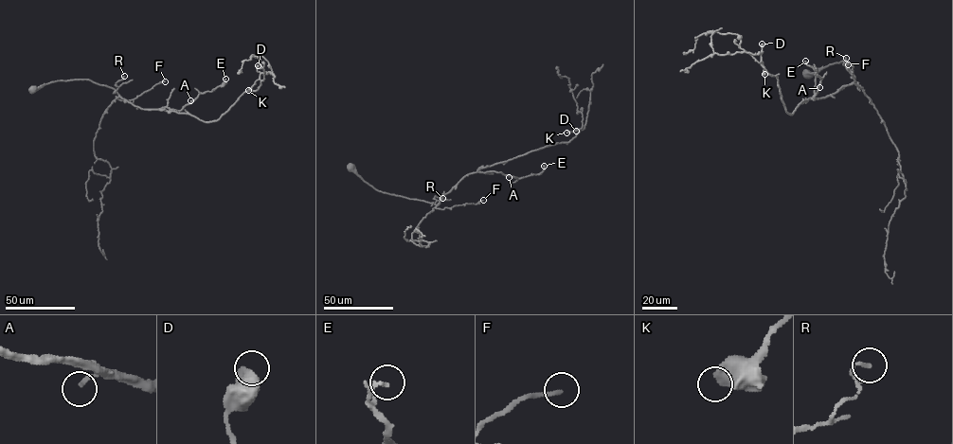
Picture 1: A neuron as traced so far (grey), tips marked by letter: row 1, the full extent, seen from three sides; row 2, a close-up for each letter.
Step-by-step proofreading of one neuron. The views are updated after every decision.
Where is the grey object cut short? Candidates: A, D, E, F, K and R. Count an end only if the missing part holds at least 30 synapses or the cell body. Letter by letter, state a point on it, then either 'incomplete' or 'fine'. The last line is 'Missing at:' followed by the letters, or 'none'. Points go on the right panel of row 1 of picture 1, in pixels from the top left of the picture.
A: at (819, 87); fine
D: at (762, 44); fine
E: at (805, 61); fine
F: at (848, 64); fine
K: at (764, 74); fine
R: at (846, 58); fine
Missing at: none

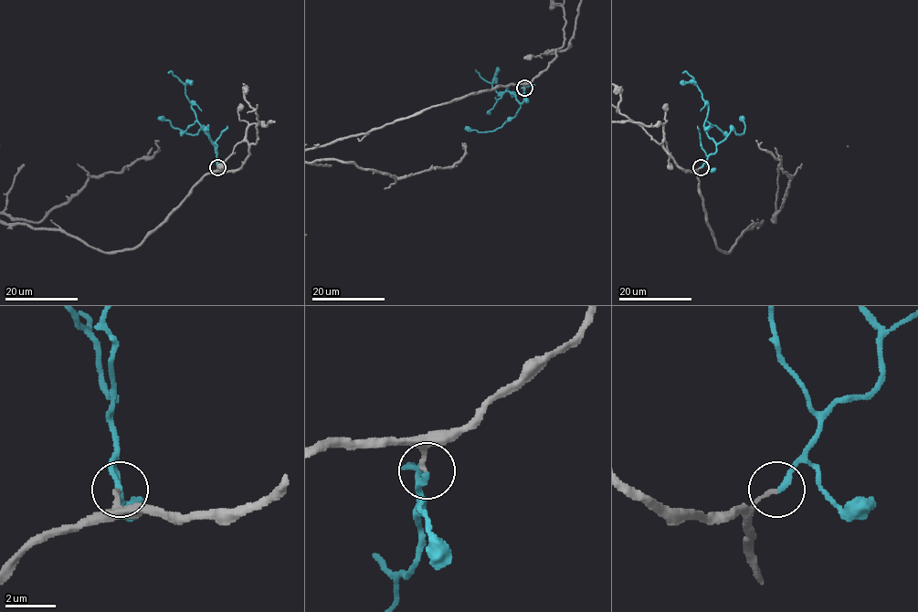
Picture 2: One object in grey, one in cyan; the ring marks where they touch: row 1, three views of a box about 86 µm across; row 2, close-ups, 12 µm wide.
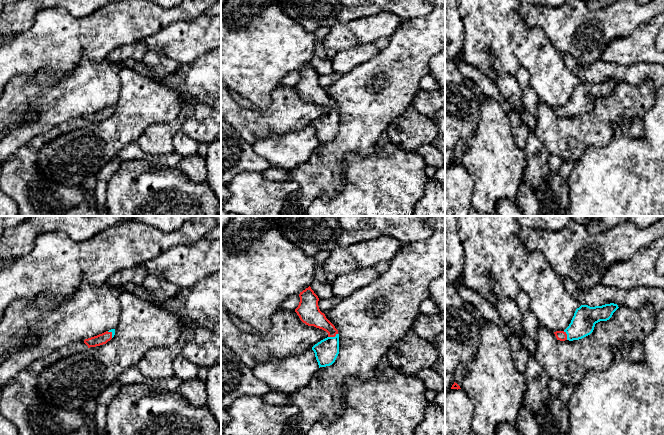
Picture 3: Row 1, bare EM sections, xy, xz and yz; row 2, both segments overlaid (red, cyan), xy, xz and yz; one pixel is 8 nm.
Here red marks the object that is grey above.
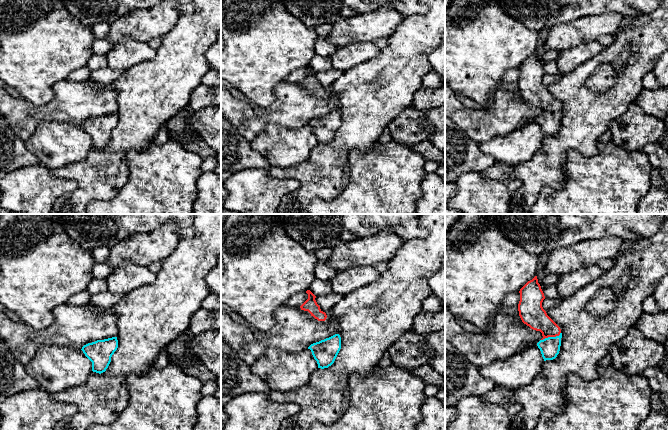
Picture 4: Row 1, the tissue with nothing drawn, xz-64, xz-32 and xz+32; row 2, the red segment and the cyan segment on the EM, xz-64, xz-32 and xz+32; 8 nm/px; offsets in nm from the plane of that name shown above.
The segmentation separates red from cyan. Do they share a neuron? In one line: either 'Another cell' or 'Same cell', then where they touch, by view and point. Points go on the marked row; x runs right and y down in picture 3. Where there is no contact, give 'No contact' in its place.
Same cell. Touches red at xz (332, 336)

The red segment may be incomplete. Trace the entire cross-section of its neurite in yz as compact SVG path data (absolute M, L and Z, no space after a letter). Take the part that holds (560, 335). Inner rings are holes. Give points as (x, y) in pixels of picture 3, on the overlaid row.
M614 303L595 307L581 305L576 309L569 326L554 334L560 341L582 339L593 332L596 323L609 320L618 308Z

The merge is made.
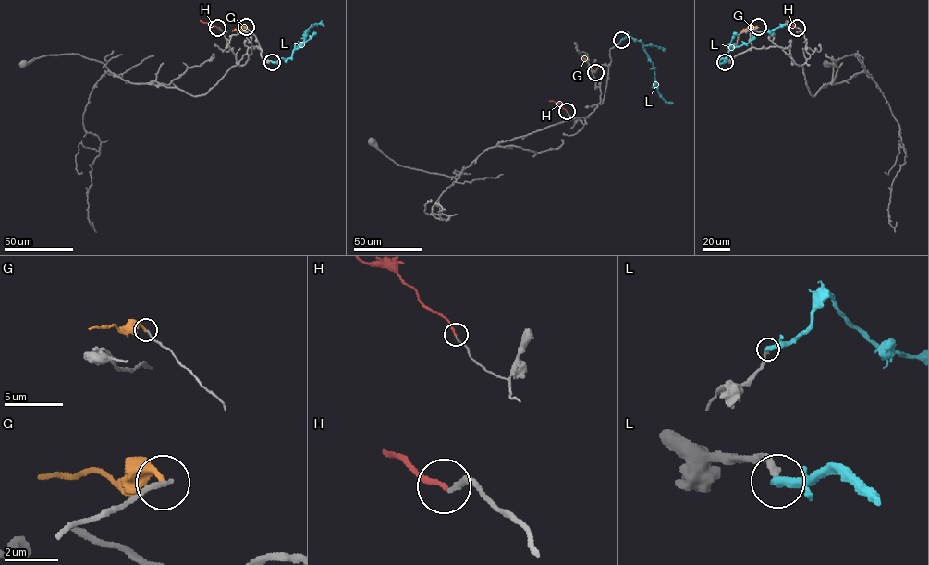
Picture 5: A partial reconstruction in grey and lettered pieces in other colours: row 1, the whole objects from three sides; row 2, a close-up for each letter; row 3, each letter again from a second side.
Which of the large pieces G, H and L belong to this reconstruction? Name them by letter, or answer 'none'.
H

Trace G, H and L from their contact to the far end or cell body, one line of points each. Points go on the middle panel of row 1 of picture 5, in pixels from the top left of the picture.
G: (595, 72), (580, 55)
H: (567, 112), (559, 104), (549, 101)
L: (621, 40), (628, 33), (641, 42), (652, 63), (659, 95), (673, 104)

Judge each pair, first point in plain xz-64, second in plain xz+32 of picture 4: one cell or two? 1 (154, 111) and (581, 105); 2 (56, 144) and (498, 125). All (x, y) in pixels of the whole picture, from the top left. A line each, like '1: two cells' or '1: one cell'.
1: one cell
2: two cells

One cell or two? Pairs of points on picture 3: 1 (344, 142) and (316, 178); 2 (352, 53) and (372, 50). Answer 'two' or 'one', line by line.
1: one
2: one

